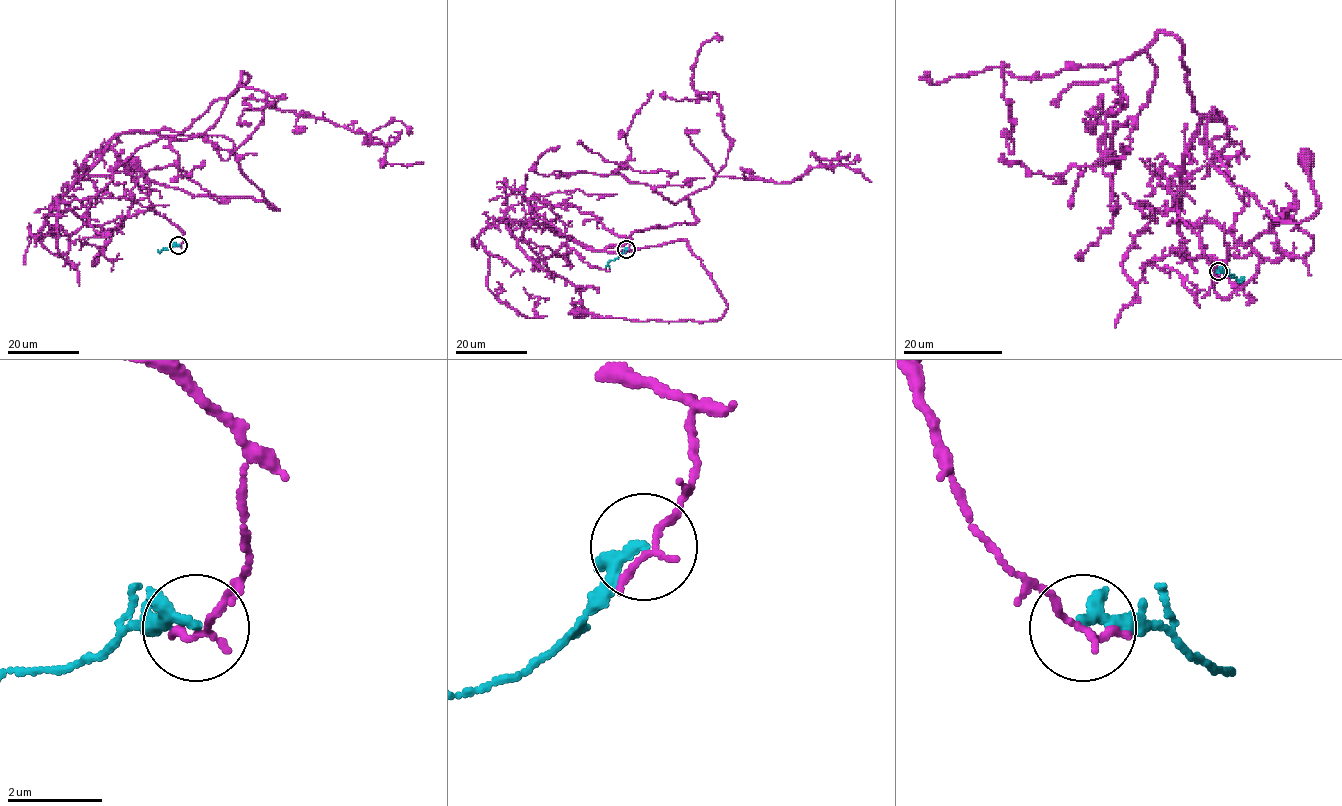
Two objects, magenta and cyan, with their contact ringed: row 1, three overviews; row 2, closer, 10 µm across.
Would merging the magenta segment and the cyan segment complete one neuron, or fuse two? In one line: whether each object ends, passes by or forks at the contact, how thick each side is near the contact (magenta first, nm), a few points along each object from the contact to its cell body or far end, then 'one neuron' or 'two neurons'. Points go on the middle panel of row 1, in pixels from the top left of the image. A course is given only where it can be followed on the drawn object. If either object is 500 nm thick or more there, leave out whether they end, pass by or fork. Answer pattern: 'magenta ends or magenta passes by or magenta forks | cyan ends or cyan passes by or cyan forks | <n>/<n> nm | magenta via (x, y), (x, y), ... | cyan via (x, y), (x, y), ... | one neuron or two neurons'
magenta ends | cyan passes by | 170/190 nm | magenta via (627, 249), (630, 238), (575, 206), (543, 205), (530, 218), (609, 253), (686, 241), (725, 313), (579, 313) | cyan via (627, 249), (607, 263), (610, 267) | two neurons

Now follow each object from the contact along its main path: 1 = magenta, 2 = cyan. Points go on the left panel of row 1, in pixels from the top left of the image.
1: (179, 246), (182, 232), (127, 172), (82, 175), (117, 135), (227, 137), (279, 210), (191, 195), (131, 166)
2: (179, 246), (173, 245), (162, 250)

